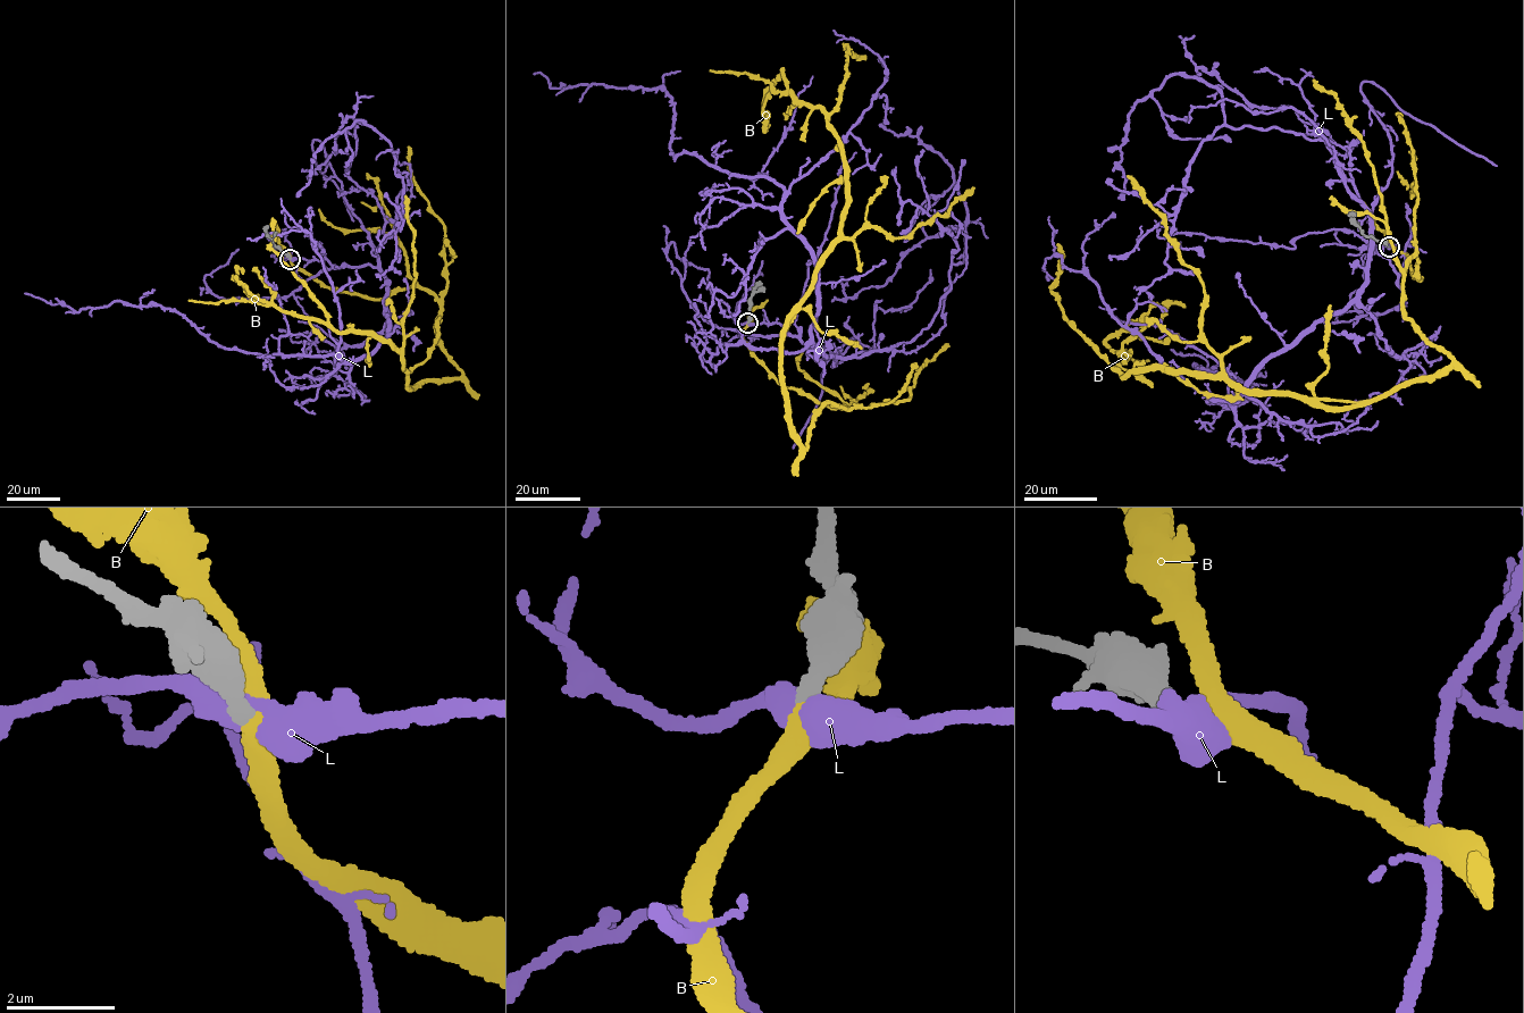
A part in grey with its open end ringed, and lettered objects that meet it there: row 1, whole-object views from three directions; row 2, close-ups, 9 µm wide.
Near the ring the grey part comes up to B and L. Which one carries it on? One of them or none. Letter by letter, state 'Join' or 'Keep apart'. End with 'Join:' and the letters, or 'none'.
B: Join
L: Keep apart
Join: B

